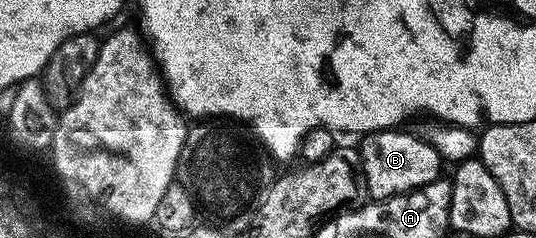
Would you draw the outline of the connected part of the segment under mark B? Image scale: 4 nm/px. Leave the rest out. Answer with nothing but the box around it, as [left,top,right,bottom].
[358,128,444,199]

